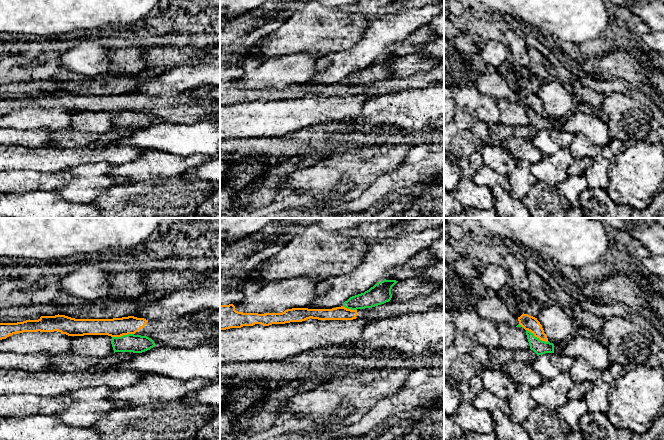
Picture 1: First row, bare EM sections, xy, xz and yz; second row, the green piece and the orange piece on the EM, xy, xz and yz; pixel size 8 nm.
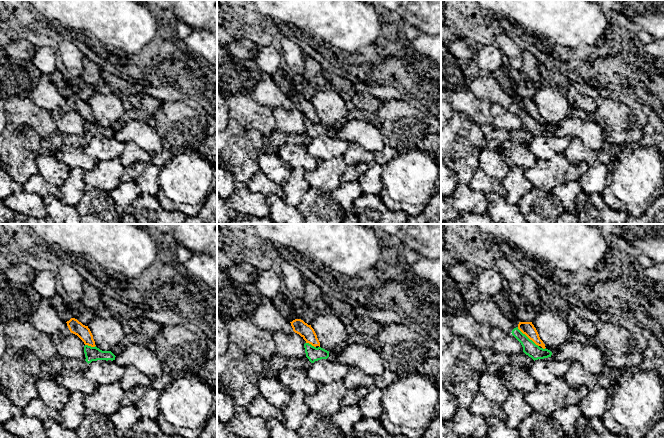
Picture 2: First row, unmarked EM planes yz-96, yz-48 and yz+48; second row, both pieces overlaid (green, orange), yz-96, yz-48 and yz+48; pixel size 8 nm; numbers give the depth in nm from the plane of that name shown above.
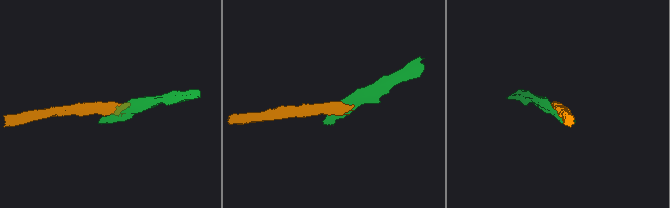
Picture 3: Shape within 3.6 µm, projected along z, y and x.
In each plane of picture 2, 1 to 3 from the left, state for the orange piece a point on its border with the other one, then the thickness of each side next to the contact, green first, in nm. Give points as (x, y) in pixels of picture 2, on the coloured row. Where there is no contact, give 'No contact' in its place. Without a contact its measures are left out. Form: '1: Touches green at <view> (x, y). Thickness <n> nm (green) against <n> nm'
1: Touches green at yz-96 (90, 346). Thickness 110 nm (green) against 110 nm
2: Touches green at yz-48 (310, 344). Thickness 110 nm (green) against 110 nm
3: Touches green at yz+48 (527, 337). Thickness 110 nm (green) against 110 nm

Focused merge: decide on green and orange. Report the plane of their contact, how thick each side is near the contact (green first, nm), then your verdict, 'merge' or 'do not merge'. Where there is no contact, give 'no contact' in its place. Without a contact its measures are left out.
yz | 120/120 nm | do not merge

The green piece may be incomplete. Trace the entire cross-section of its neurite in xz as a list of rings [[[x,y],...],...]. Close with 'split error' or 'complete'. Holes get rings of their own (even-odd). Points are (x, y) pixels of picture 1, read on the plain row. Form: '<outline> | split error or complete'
[[[386,56],[378,58],[364,69],[350,73],[343,79],[343,83],[351,86],[372,84],[386,78],[392,74],[391,65],[397,59],[396,56]]] | complete

